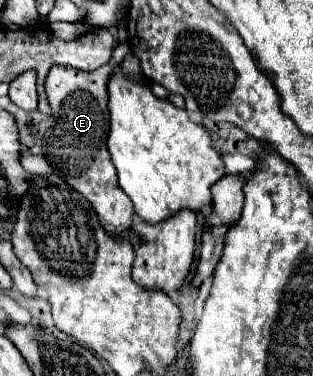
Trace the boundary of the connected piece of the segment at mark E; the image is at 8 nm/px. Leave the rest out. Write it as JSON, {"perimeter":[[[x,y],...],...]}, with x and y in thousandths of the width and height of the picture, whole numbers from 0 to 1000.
{"perimeter":[[[387,112],[367,128],[367,149],[348,170],[304,191],[259,191],[240,181],[163,181],[144,239],[169,287],[169,330],[137,367],[137,410],[176,447],[176,457],[246,511],[259,511],[304,553],[323,601],[355,628],[387,628],[419,606],[425,548],[406,516],[374,489],[367,441],[342,399],[348,356],[348,287],[342,287],[342,218],[367,191],[374,170],[412,138],[412,117]]]}

